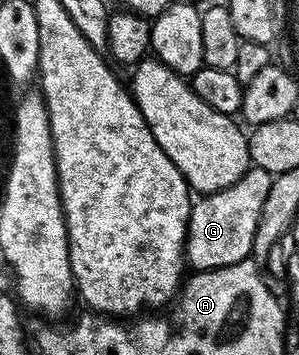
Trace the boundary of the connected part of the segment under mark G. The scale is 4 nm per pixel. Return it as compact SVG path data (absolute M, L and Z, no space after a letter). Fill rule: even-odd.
M253 166L235 184L194 201L185 233L185 259L194 271L227 267L252 255L255 229L273 179L267 171Z

